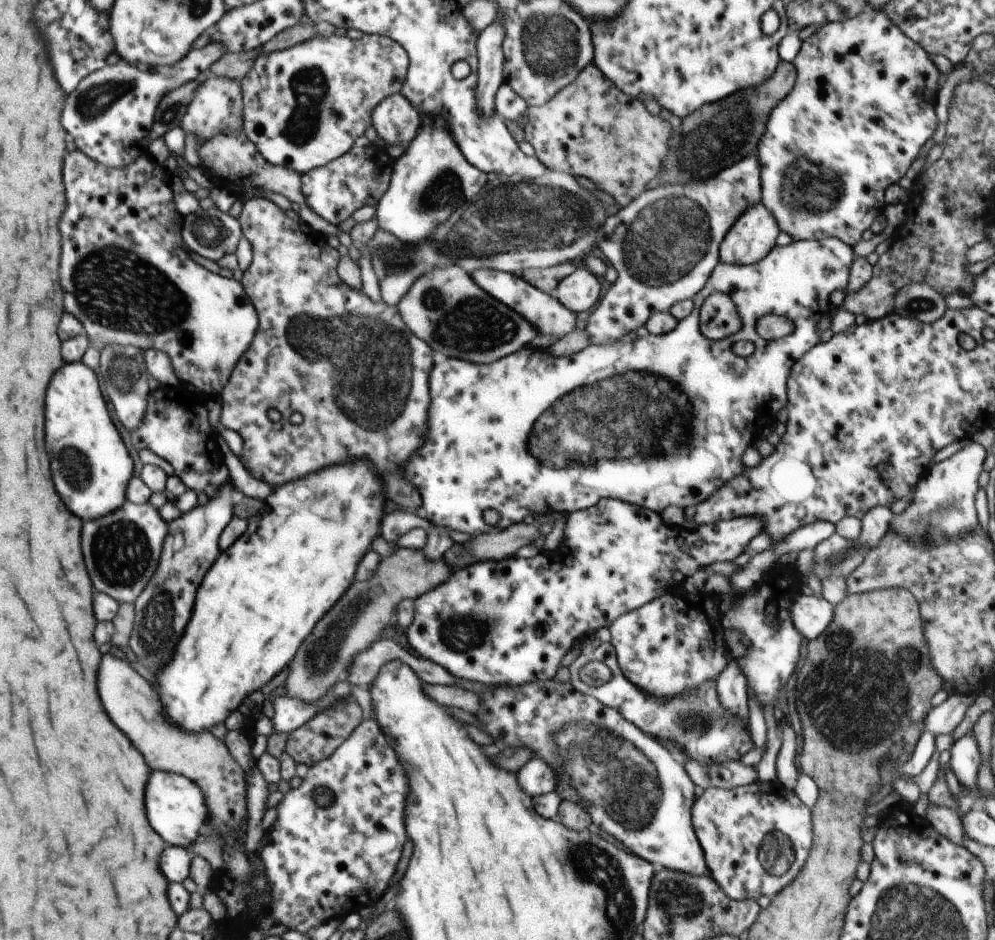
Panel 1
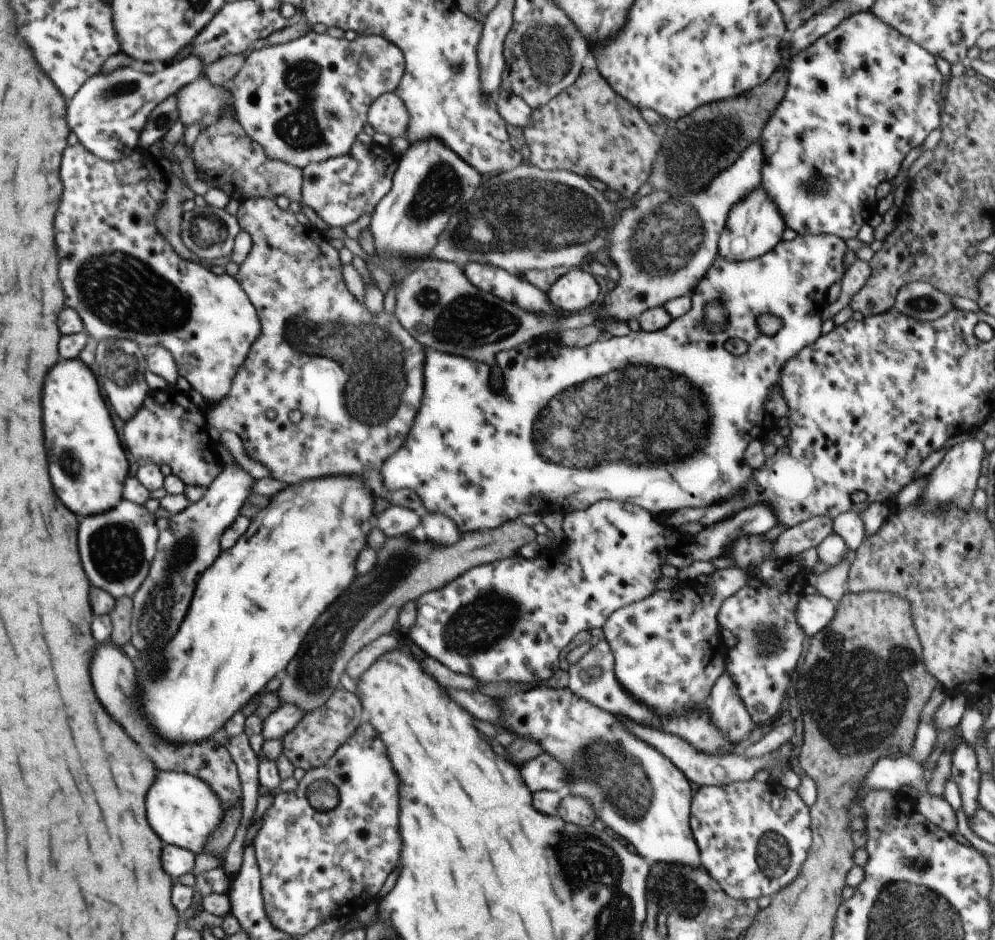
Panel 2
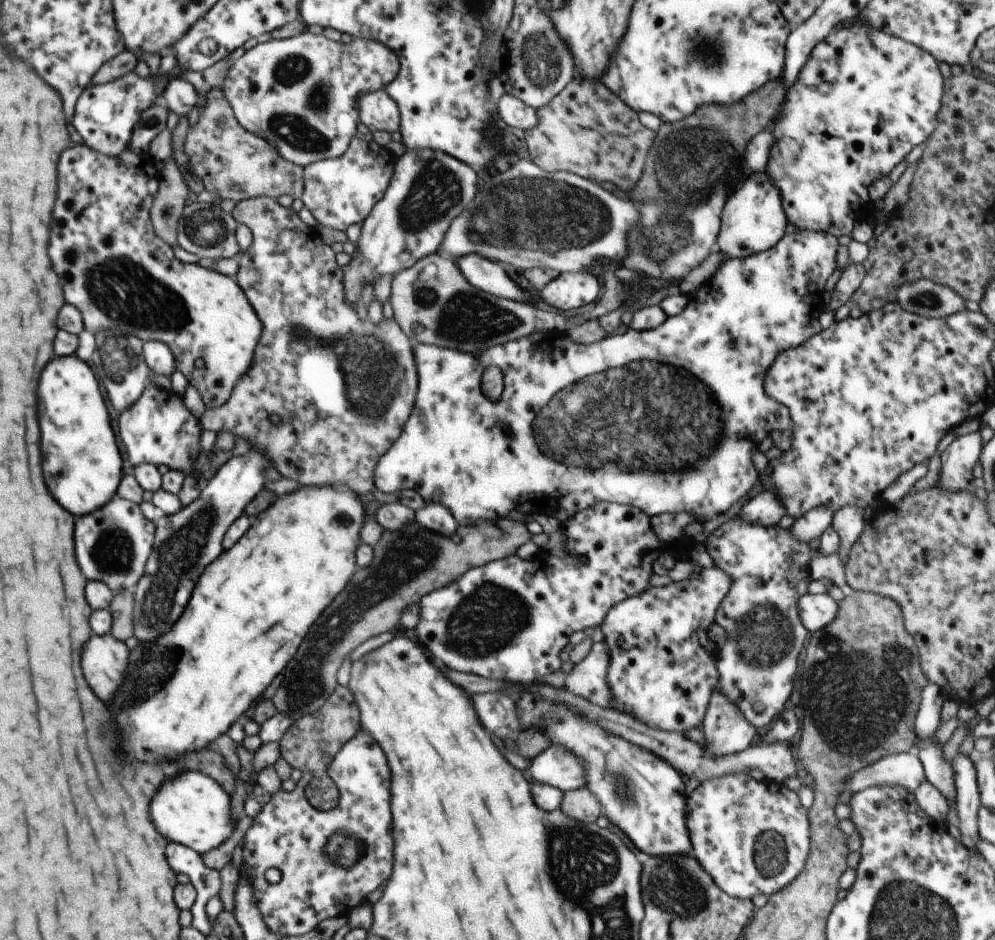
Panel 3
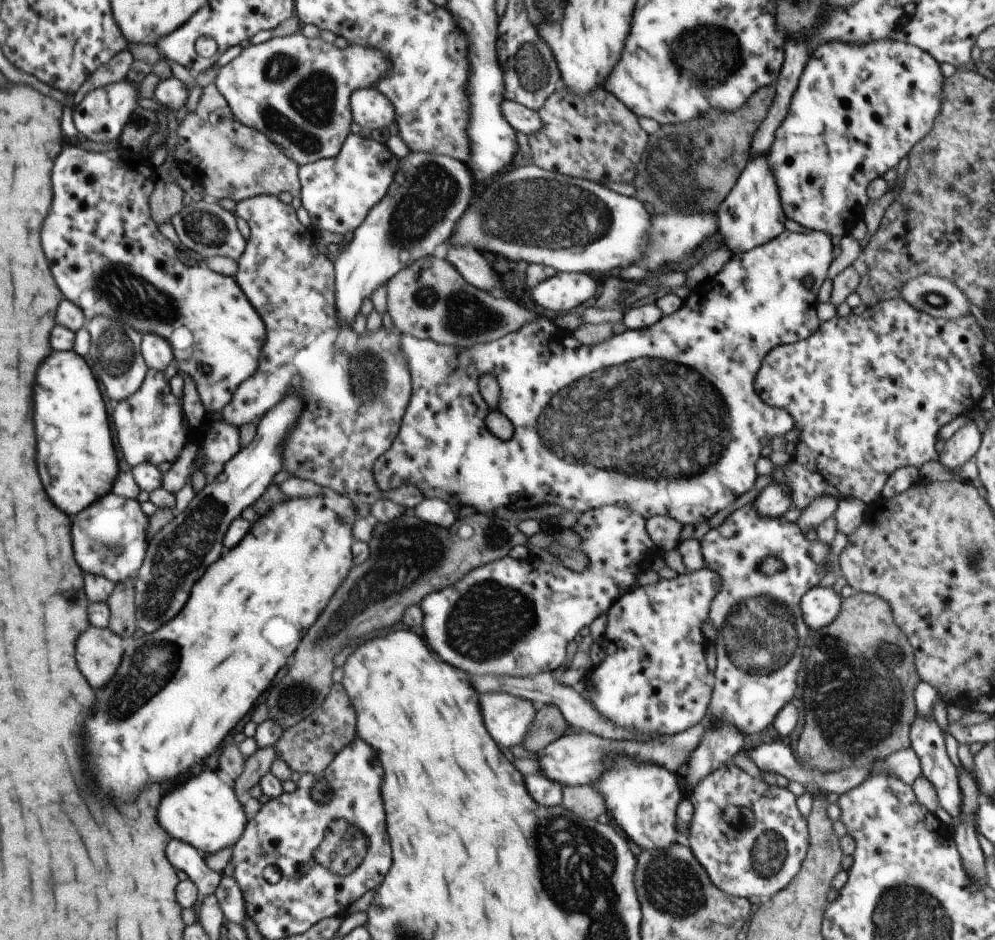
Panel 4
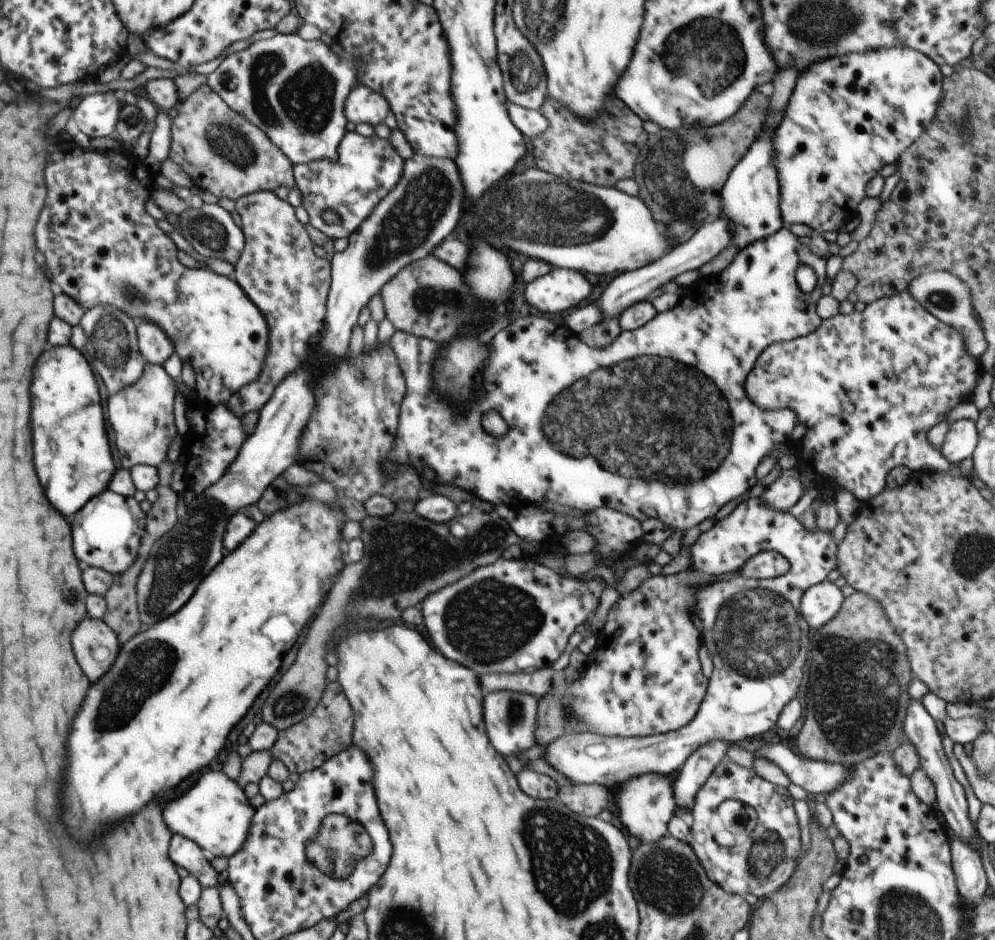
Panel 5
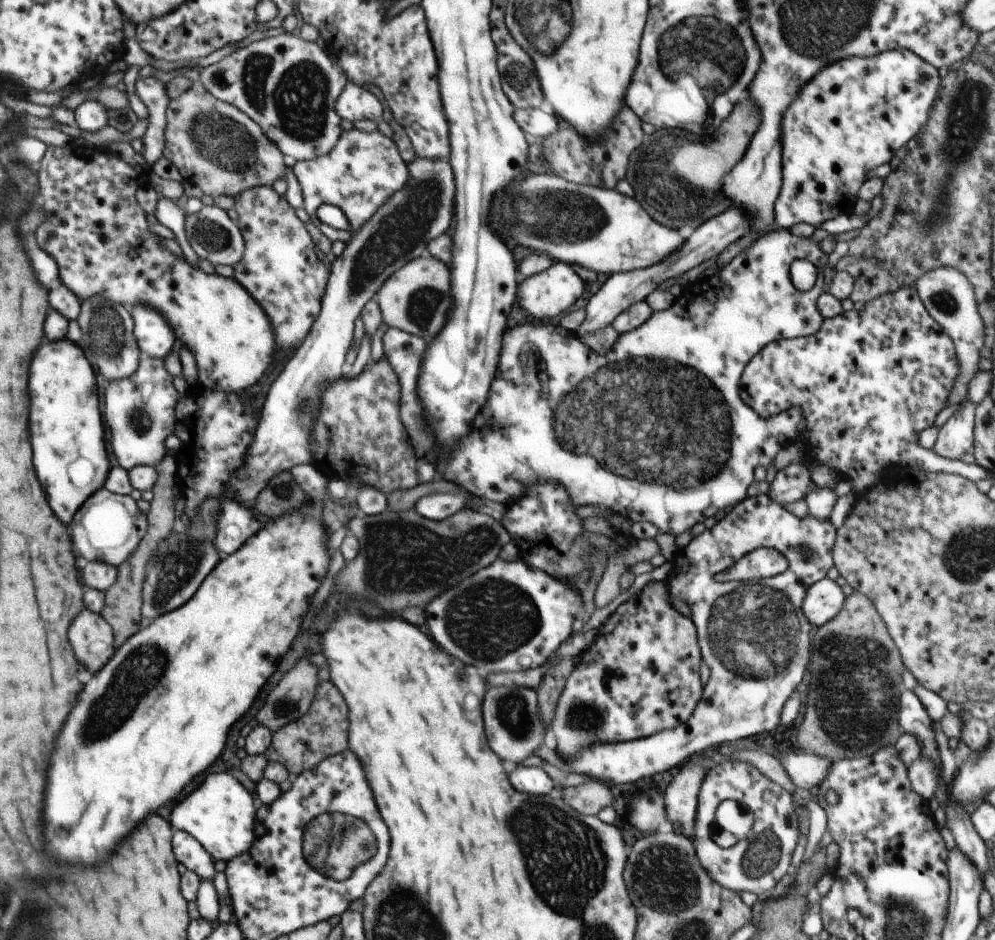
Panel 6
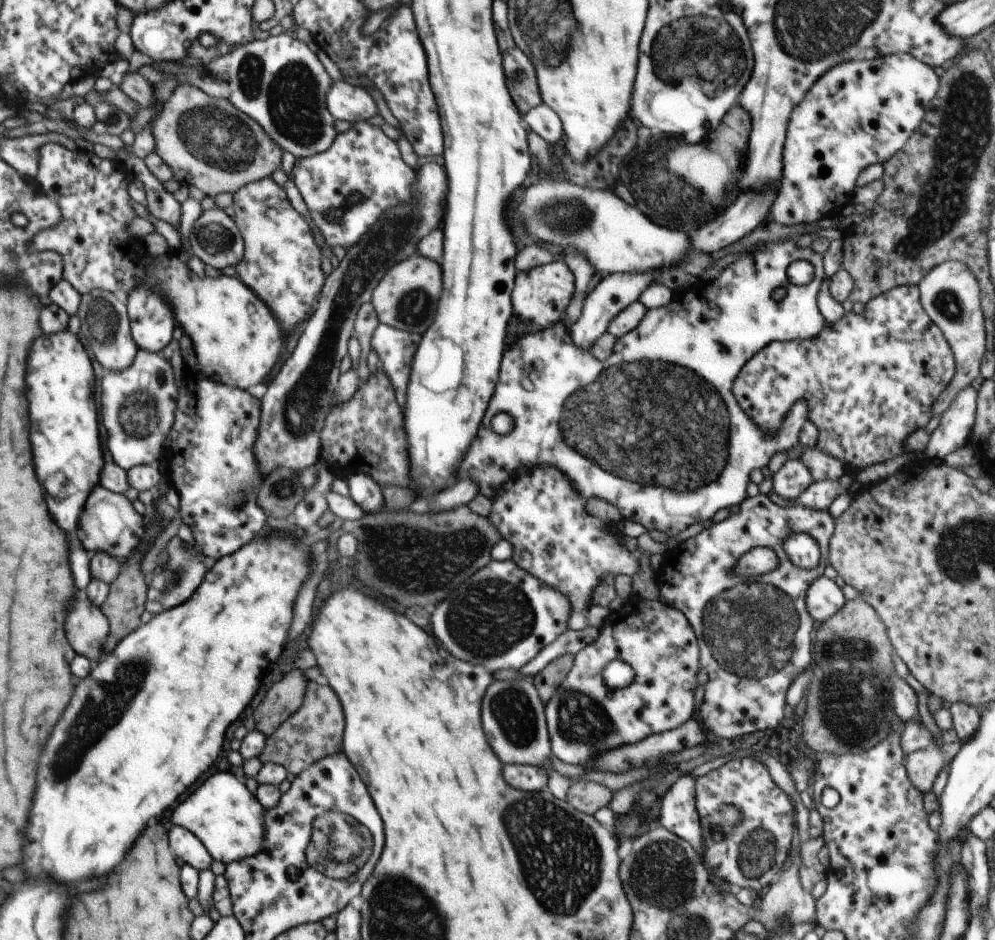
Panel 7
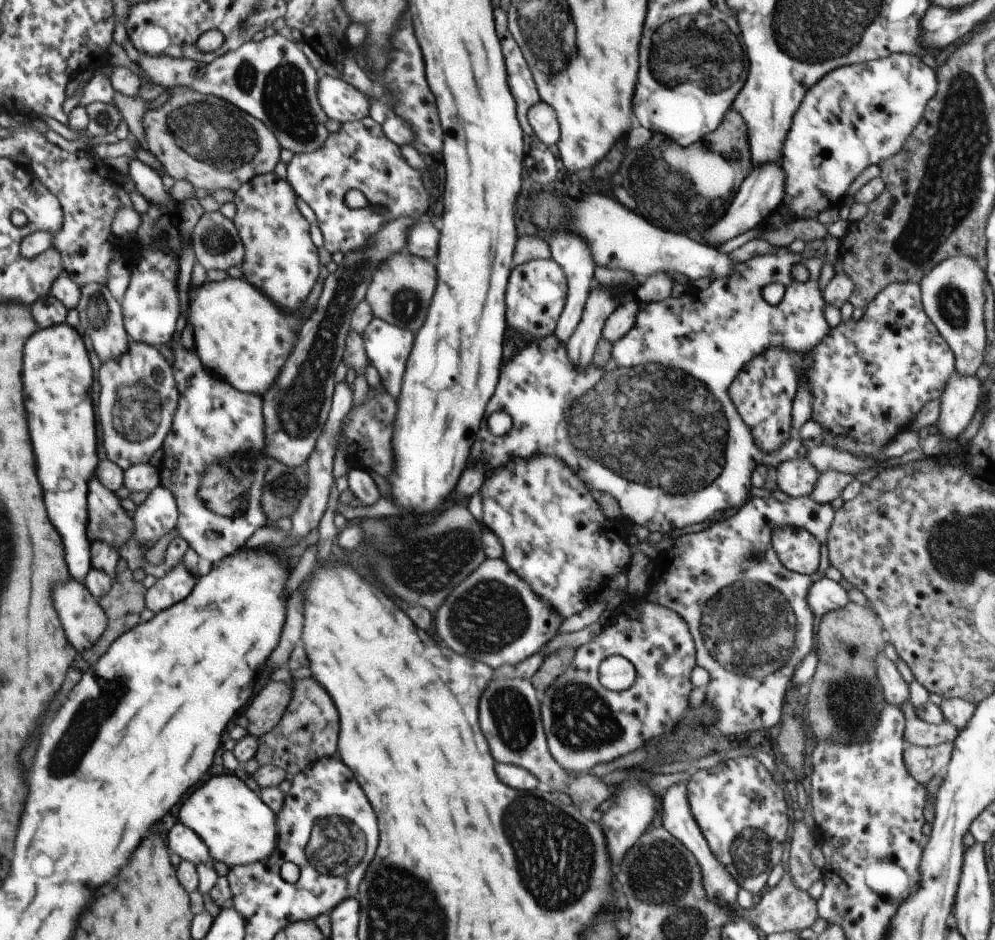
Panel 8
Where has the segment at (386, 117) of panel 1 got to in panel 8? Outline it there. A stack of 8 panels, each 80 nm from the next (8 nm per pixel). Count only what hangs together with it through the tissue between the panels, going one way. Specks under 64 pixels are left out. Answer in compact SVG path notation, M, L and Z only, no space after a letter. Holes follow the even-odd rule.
M321 74L317 83L317 97L328 118L338 122L352 122L369 116L371 102L367 95L340 78Z

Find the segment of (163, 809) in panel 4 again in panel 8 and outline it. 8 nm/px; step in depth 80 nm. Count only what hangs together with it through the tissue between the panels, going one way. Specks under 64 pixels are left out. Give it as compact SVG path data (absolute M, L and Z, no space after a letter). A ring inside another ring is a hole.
M233 772L214 776L198 786L182 804L178 812L178 822L199 833L210 849L213 861L223 862L227 867L247 865L270 858L276 848L277 828L275 812L264 801L248 788L246 783Z

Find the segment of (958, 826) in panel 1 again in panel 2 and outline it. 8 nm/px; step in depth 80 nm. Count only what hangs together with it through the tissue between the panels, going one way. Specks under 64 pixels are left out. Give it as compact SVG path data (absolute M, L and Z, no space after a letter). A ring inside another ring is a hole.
M927 792L919 793L914 802L916 812L924 815L932 824L945 830L948 834L954 835L957 830L956 811L942 797L935 797Z

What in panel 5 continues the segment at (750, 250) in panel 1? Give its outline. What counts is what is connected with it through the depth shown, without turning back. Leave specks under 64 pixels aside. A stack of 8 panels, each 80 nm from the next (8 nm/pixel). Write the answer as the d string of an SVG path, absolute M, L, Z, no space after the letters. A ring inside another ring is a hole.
M769 129L751 144L748 152L729 172L728 180L721 190L722 208L720 218L733 223L733 242L738 250L768 238L784 228L779 207L780 189L775 170L773 132Z

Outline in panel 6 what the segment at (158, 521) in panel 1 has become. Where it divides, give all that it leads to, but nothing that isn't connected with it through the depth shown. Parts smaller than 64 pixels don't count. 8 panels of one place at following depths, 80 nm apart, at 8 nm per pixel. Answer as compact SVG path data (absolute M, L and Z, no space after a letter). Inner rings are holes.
M106 487L87 499L86 505L72 520L76 550L86 562L102 561L118 568L138 550L147 534L147 513L140 511L130 495L110 492Z

